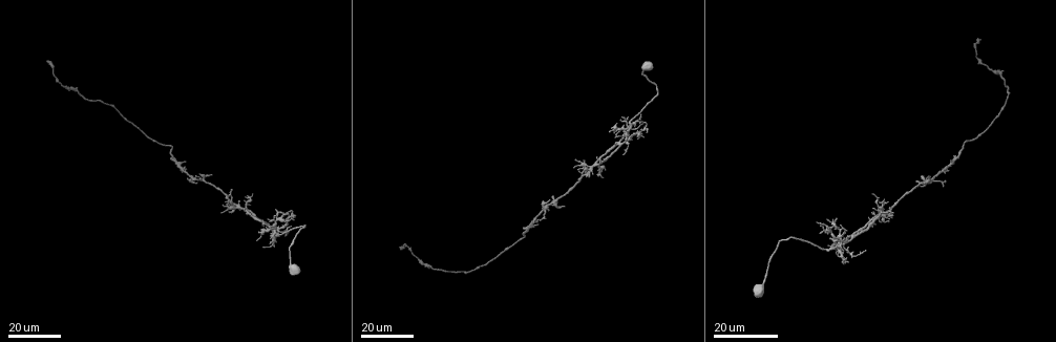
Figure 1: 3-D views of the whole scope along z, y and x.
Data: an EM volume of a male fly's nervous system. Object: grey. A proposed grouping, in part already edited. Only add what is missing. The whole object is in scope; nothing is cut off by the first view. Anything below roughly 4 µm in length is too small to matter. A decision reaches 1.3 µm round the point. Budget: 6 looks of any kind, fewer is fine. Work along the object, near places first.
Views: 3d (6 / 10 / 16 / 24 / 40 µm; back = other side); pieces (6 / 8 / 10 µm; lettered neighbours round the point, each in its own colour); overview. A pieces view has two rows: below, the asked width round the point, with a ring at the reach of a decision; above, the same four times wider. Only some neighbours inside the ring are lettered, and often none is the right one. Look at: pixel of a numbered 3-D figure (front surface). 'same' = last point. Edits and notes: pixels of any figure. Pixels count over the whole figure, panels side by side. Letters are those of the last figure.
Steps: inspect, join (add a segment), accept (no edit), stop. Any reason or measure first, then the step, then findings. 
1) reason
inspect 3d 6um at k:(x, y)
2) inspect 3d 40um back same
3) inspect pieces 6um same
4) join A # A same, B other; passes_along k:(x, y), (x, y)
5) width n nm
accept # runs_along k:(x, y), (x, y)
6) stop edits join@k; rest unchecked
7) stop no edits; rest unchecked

free end
inspect 3d 16um at 1:(928, 177)

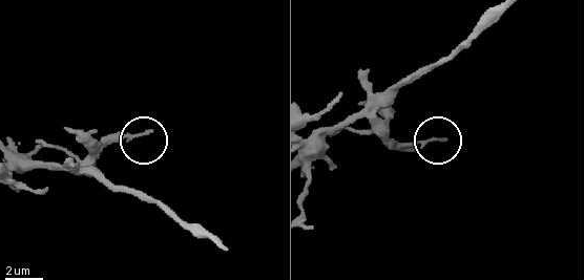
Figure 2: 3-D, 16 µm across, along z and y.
see the neighbours
inspect pieces 10um at 2:(444, 142)

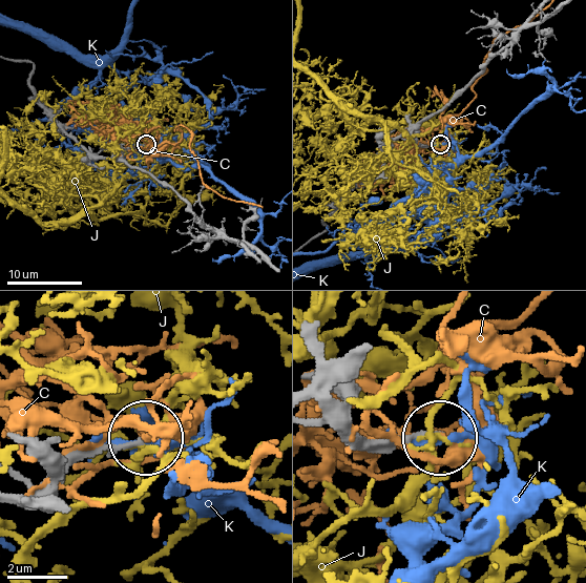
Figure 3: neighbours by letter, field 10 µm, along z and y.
width 150 nm
accept # C other, J other, K other; runs_along 3:(490, 61), (413, 131), (421, 144), (439, 143); no lettered segment goes on from it

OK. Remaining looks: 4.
free end
inspect 3d 16um at 1:(540, 220)

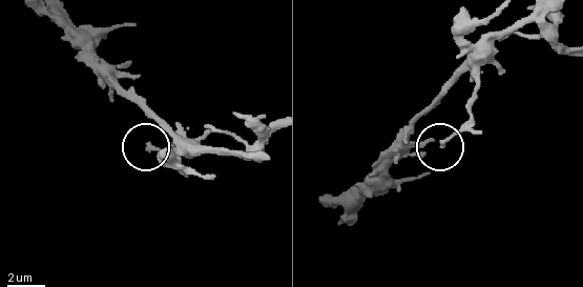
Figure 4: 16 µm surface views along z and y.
inspect pieces 6um at 4:(150, 146)

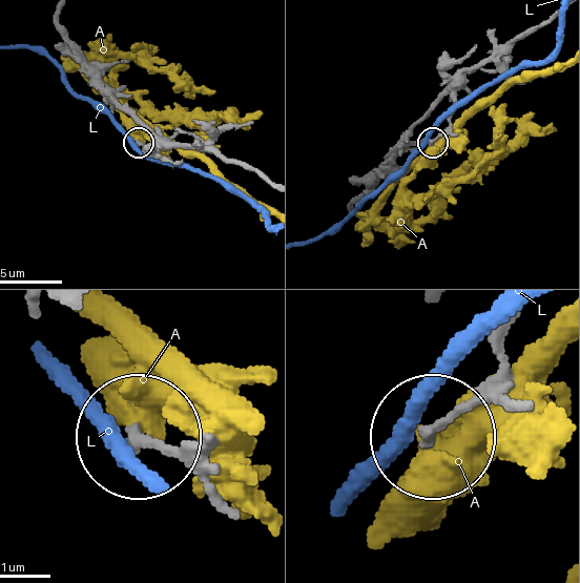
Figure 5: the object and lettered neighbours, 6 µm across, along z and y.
accept # A other, L other; runs_along 5:(267, 181), (243, 163), (202, 149), (140, 144); none of them fits

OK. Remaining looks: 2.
tapers out
inspect 3d 24um at 1:(264, 221)

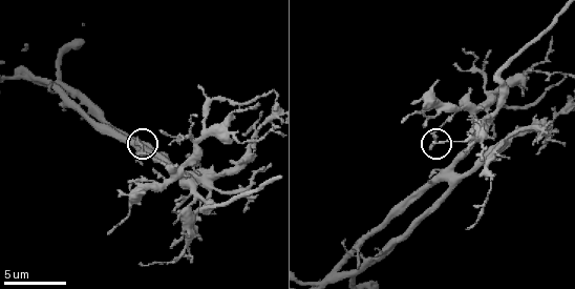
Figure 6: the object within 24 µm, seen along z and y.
inspect pieces 6um at 6:(431, 145)

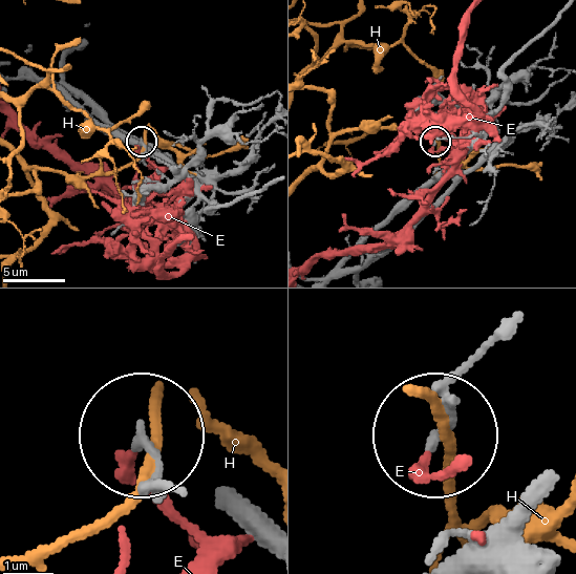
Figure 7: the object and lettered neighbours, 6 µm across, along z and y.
width 180 nm
accept # E other, H other; runs_along 7:(487, 354), (436, 429); no lettered segment goes on from it

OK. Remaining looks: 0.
stop no edits; rest unchecked

